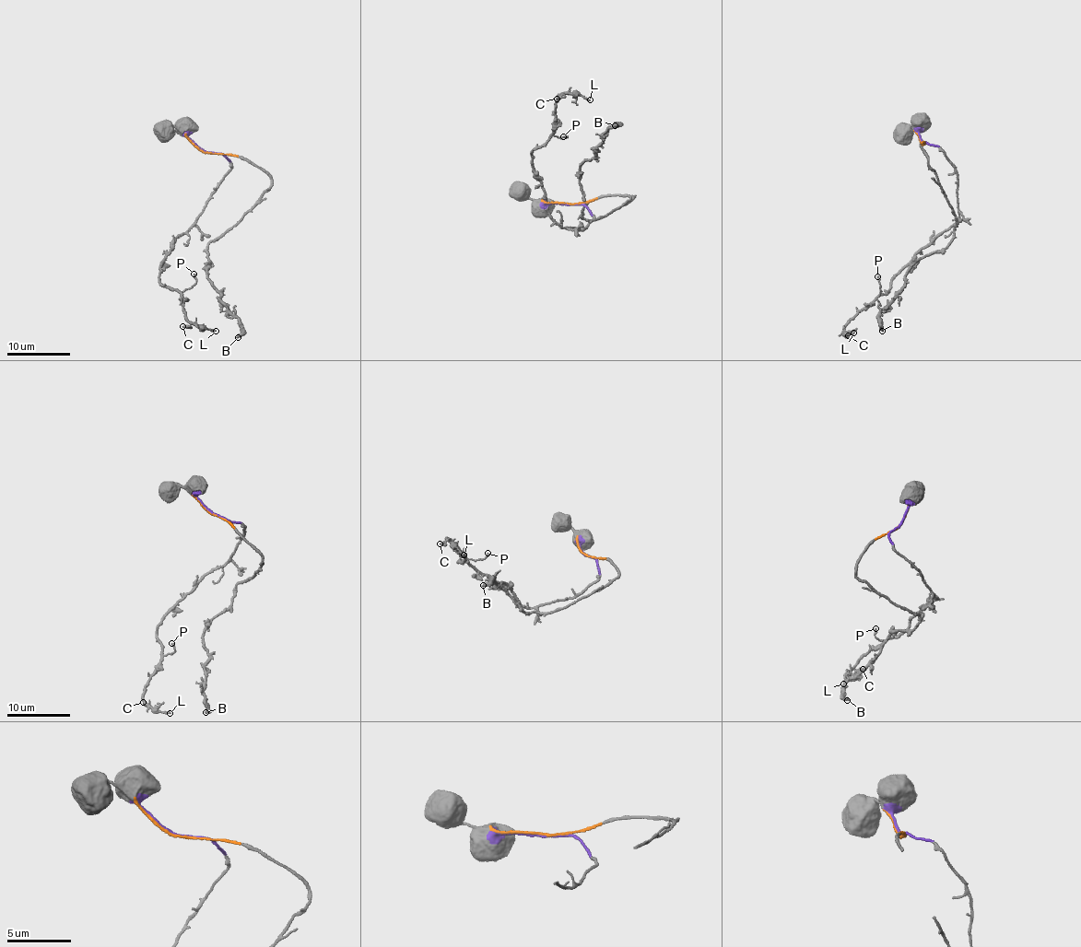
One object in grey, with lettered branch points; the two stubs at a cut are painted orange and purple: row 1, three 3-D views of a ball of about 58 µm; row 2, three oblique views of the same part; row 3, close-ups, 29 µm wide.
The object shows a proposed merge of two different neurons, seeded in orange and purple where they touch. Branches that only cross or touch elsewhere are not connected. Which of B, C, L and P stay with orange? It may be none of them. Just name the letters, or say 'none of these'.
B

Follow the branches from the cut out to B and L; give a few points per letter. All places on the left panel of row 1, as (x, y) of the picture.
B: (208, 152), (245, 157), (271, 179), (263, 196), (209, 243), (206, 275), (221, 302), (237, 318), (237, 337)
L: (208, 152), (224, 154), (231, 168), (159, 274), (181, 293), (189, 321), (215, 331)

